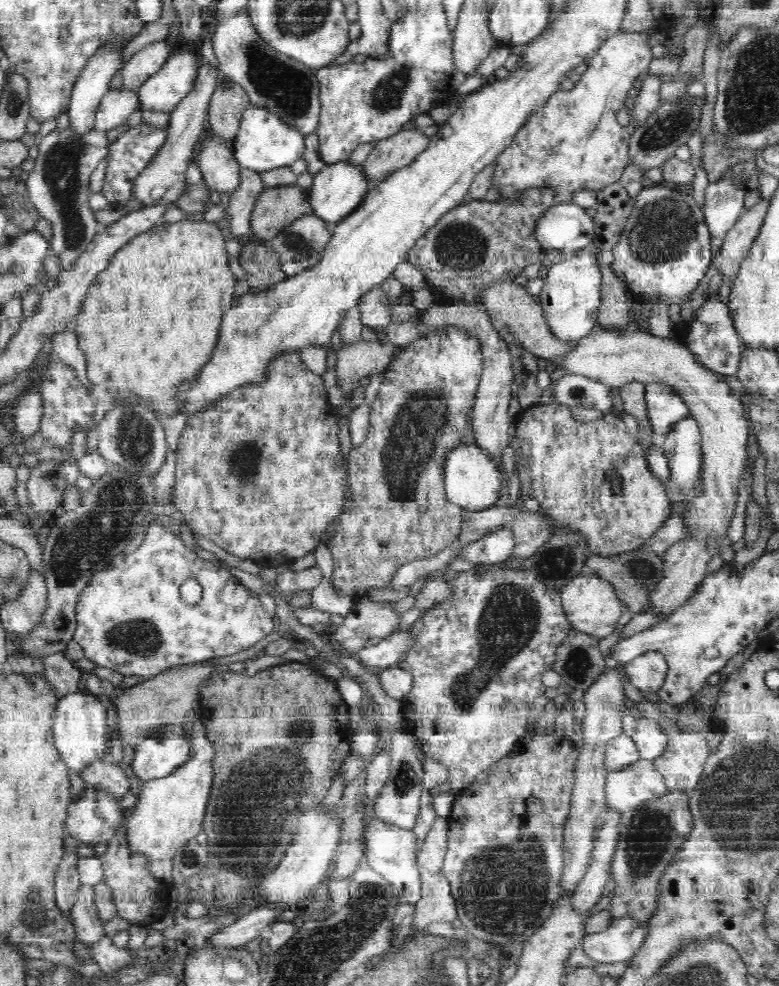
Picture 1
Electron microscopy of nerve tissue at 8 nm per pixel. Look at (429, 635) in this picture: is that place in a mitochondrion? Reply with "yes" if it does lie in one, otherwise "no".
no

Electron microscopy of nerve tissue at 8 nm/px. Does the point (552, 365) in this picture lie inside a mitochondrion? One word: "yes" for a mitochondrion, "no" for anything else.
no

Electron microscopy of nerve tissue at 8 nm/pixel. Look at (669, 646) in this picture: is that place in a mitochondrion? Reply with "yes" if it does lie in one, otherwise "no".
no

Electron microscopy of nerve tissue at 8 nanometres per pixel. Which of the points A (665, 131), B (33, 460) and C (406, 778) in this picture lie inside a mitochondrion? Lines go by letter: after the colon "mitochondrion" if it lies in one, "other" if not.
A: mitochondrion
B: other
C: mitochondrion

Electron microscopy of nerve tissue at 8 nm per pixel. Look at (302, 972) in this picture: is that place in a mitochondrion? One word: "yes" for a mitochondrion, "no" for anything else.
yes

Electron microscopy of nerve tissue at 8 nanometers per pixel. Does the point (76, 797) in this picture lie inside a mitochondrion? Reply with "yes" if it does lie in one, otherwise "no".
no

